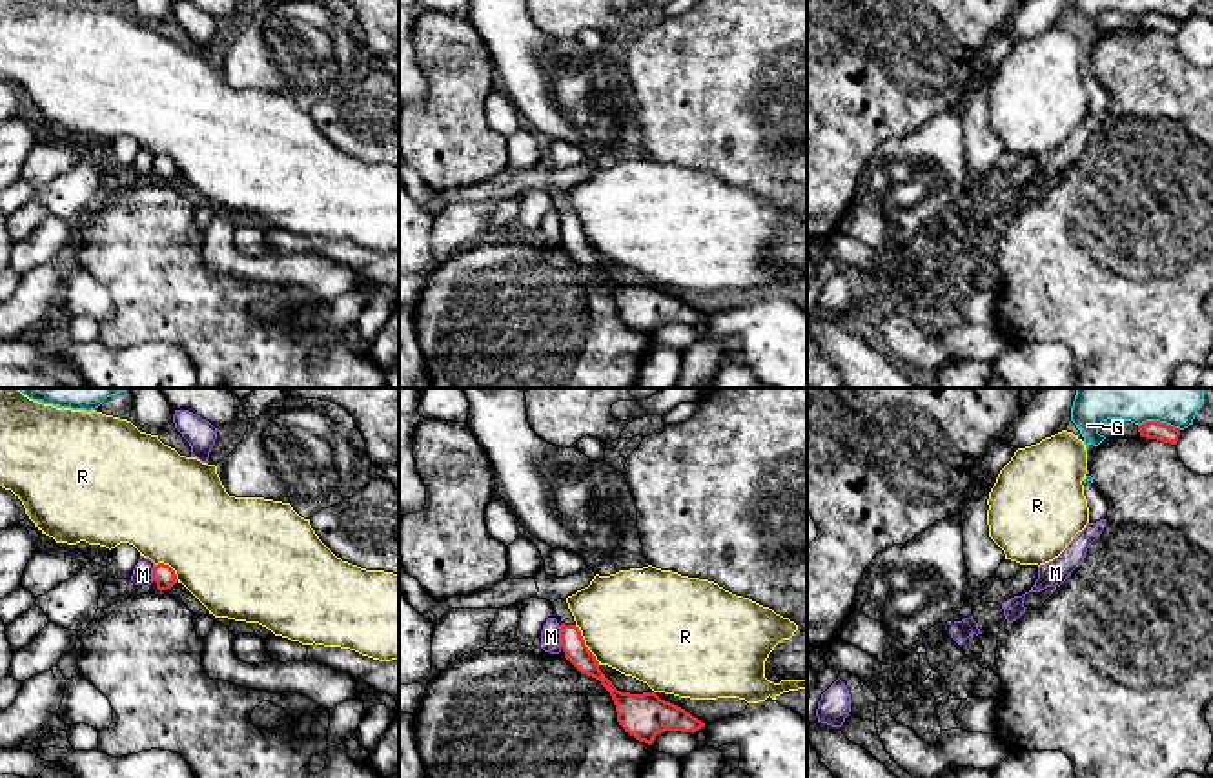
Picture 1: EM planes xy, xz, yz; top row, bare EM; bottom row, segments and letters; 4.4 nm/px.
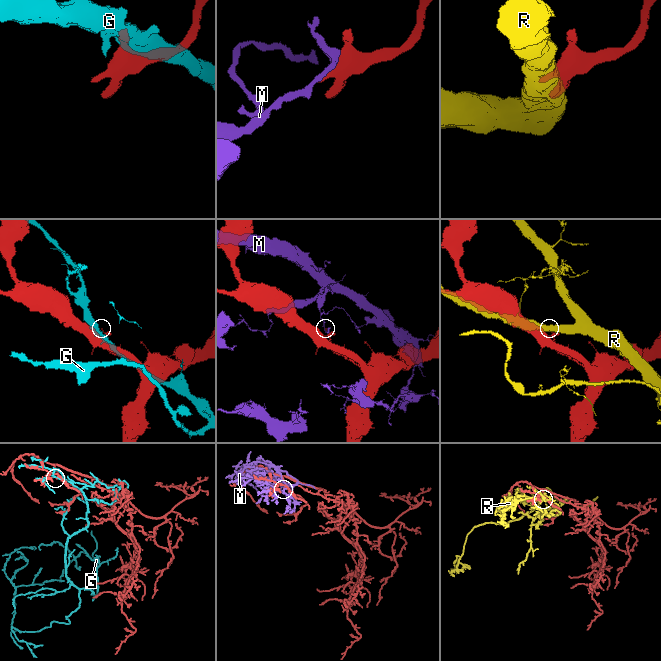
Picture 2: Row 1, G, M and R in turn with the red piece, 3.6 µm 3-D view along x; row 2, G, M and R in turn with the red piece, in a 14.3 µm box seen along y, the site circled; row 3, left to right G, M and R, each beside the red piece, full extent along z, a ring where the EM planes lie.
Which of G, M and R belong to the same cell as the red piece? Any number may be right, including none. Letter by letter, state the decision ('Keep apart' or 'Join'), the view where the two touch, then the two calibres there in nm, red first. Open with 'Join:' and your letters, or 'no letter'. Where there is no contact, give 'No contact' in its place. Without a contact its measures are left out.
Join: no letter
G: Keep apart. Touches red in yz. Thickness 90 nm (red) against 300 nm
M: Keep apart. Touches red in xz. Thickness 100 nm (red) against 100 nm
R: Keep apart. Touches red in xz. Thickness 100 nm (red) against 460 nm

